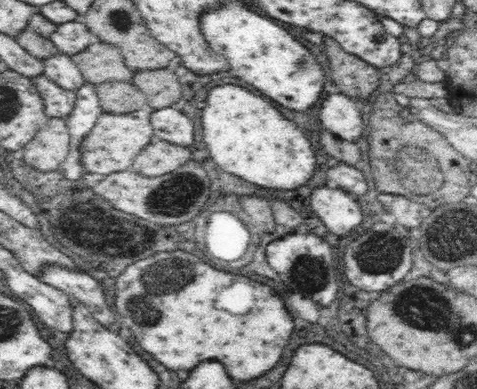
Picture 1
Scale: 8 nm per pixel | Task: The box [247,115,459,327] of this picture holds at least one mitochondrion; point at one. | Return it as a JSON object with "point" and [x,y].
{"point":[381,252]}

